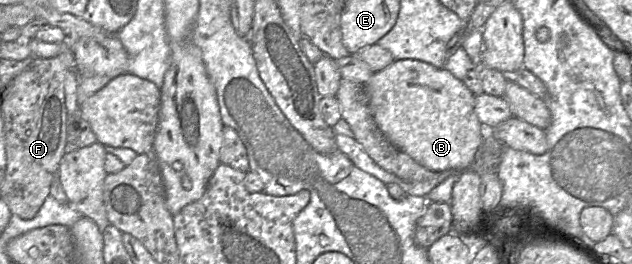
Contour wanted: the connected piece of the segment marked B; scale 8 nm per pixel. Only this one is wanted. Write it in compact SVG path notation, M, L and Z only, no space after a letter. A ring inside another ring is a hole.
M416 59L395 60L385 69L374 72L364 84L364 88L371 114L380 131L390 143L408 154L417 163L432 171L467 170L472 165L476 152L483 142L482 123L475 112L475 95L466 87L462 80L456 78L451 72L445 68L437 68L429 63Z

